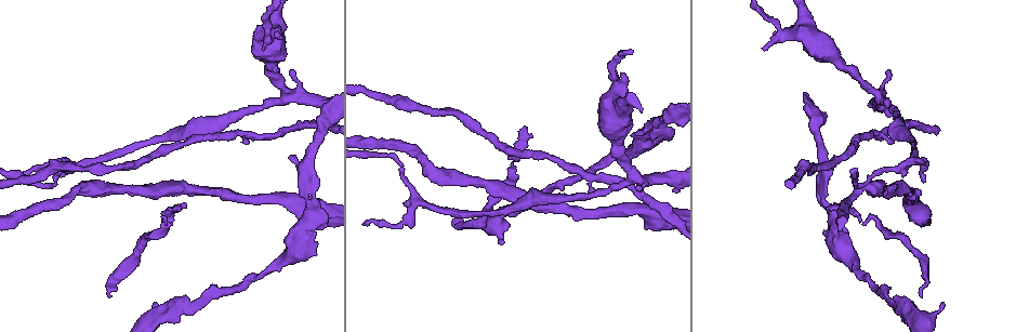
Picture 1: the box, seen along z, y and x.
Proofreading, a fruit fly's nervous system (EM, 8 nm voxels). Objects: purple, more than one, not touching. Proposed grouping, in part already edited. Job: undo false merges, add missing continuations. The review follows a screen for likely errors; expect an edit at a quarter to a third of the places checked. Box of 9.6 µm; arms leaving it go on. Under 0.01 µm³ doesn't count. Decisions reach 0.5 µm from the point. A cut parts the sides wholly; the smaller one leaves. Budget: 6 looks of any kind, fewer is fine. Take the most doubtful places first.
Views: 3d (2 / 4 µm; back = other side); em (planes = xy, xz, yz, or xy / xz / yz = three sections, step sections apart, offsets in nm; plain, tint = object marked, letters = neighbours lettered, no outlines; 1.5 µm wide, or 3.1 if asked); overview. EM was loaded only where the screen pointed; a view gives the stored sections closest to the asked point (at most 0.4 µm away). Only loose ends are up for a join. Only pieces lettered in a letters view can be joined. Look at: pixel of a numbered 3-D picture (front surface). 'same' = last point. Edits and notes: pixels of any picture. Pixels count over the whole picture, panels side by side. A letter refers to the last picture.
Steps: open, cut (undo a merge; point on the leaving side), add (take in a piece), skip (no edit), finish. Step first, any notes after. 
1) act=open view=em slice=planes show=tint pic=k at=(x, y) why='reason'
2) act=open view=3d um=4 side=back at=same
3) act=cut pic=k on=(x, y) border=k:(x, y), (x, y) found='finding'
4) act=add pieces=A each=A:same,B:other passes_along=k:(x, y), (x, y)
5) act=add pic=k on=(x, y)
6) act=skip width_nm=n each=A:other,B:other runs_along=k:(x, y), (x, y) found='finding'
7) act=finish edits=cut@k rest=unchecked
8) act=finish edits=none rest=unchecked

act=open view=3d um=2 pic=1 at=(526, 127) why='free end'

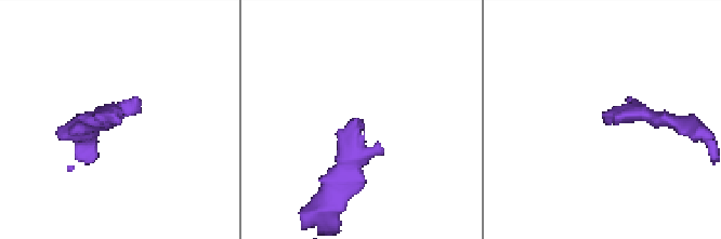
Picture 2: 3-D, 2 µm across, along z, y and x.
act=open view=em slice=planes show=plain pic=2 at=(360, 120) why='need the tissue'

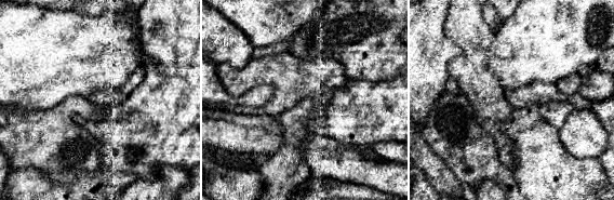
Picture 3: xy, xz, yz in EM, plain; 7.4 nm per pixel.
act=open view=em slice=planes show=letters at=same why='see the neighbours'

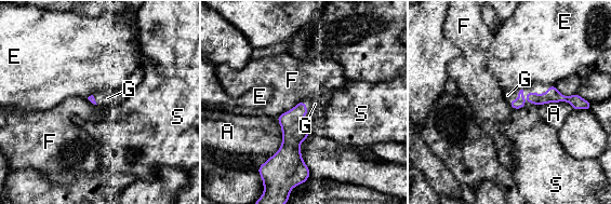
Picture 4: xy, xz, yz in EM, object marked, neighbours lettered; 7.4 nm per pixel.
act=add pieces=G each=A:other,E:other,F:other,G:same,S:other found='the neuron continues'

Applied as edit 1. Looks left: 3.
act=open view=overview

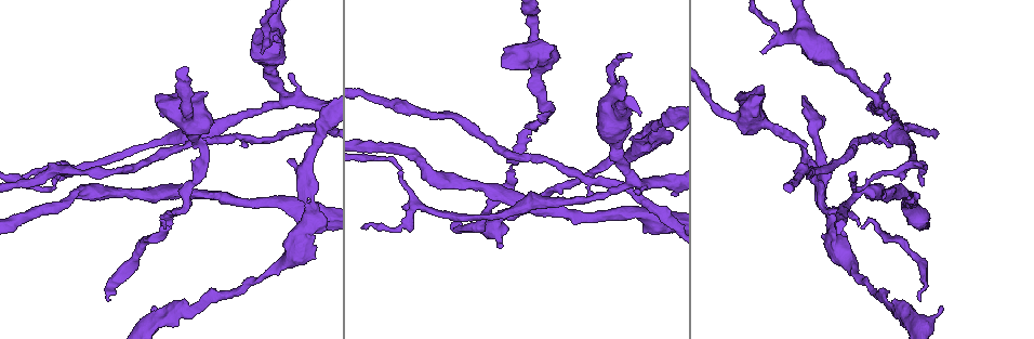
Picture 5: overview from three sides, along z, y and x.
act=open view=em slice=planes show=tint pic=5 at=(921, 301) why='thin end'

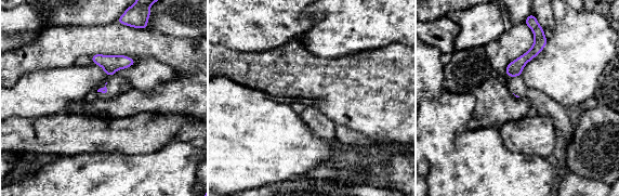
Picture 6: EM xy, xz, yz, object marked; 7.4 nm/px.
act=open view=em slice=planes show=letters at=same why='see the neighbours'

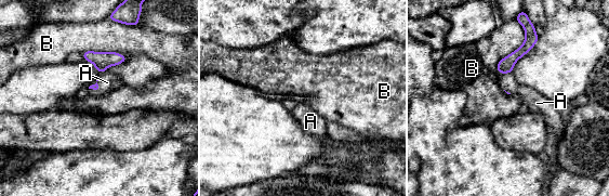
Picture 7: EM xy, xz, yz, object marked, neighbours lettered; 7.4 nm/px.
act=add pieces=A each=A:same,B:other found='it goes on there'

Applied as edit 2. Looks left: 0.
act=finish edits=add@4,add@7 rest=unchecked

